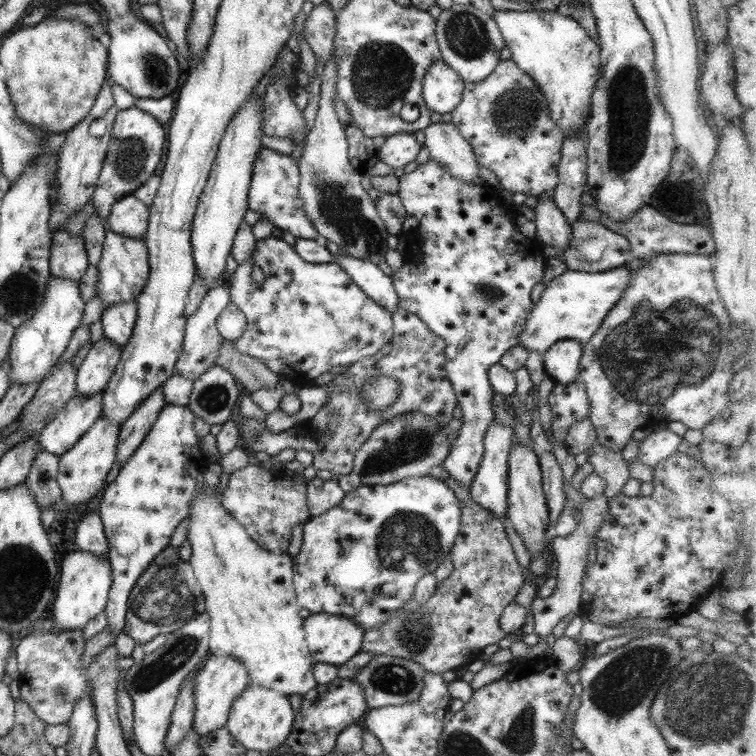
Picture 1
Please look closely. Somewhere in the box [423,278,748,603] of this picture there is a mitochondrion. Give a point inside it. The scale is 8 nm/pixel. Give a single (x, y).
(653, 352)

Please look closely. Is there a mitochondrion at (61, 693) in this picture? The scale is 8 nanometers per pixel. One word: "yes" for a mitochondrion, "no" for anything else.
yes

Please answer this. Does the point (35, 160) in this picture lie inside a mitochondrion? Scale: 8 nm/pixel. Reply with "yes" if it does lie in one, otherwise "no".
no

